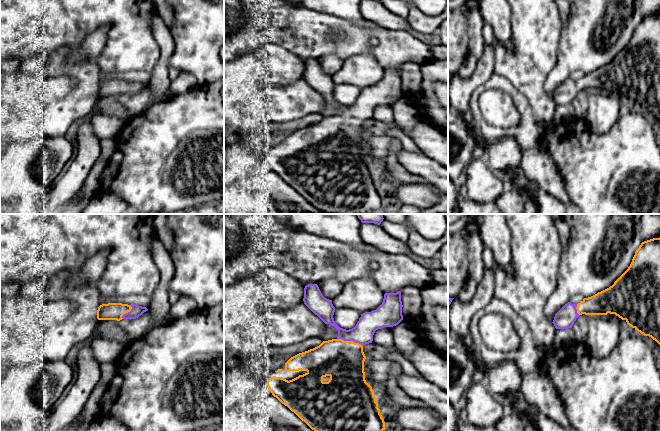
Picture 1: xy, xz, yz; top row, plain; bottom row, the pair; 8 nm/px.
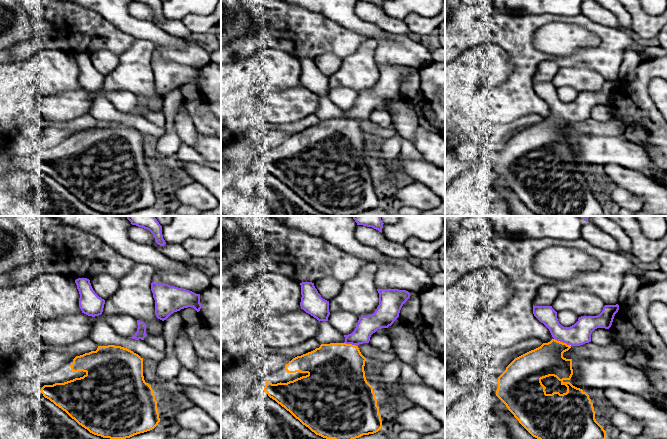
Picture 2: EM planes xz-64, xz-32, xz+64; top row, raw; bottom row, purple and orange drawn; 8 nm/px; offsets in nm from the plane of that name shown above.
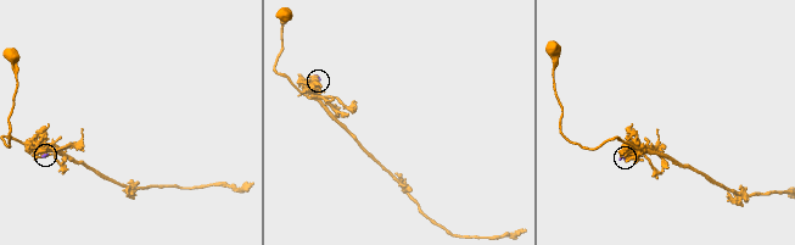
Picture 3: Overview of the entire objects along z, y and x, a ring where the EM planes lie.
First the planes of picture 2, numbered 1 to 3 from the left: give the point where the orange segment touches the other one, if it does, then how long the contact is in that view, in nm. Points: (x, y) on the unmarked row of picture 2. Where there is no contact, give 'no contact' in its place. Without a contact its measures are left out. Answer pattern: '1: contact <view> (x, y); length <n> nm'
1: no contact
2: contact xz-32 (351, 119); length 120 nm
3: contact xz+64 (563, 118); length 160 nm

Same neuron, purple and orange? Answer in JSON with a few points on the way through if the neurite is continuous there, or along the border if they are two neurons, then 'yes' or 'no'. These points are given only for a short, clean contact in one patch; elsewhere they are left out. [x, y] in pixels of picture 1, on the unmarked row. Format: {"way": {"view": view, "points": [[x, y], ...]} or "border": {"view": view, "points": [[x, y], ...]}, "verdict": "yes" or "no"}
{"way": {"view": "xz", "points": [[369, 98], [350, 116], [343, 137]]}, "verdict": "yes"}

